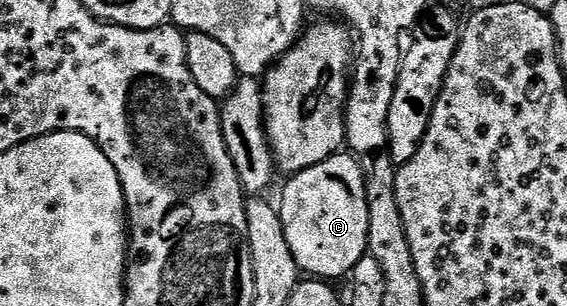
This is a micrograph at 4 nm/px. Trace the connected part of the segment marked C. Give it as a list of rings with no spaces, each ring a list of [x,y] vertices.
[[[350,152],[334,154],[321,164],[313,164],[286,179],[283,203],[278,203],[277,209],[285,228],[285,238],[289,240],[291,251],[304,275],[314,276],[319,280],[335,280],[331,278],[339,278],[342,274],[343,277],[350,275],[363,255],[368,253],[370,214],[367,180],[364,163]]]

